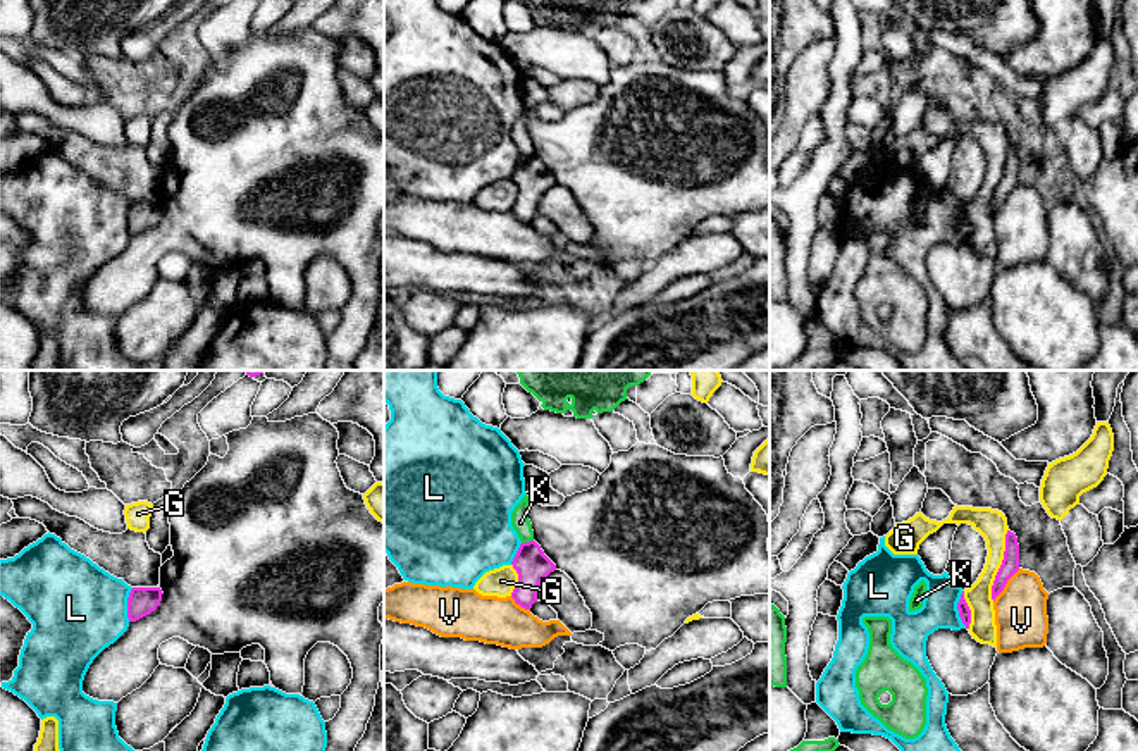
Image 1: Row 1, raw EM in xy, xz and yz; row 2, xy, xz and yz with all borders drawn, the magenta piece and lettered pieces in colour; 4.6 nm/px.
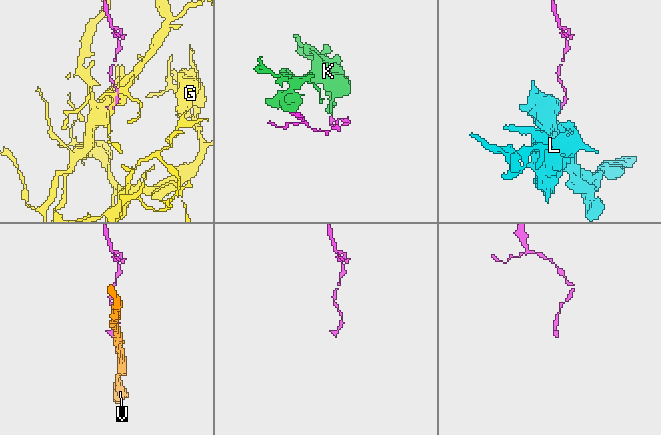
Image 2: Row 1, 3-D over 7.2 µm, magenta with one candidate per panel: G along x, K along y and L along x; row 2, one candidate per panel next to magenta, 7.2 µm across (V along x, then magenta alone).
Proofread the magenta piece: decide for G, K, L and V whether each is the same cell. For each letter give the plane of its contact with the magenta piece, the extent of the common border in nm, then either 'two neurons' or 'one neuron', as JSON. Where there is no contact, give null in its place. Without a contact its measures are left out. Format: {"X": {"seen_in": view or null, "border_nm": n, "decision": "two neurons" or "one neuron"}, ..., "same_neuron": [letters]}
{"G": {"seen_in": "yz", "border_nm": 340, "decision": "two neurons"}, "K": {"seen_in": "xz", "border_nm": 60, "decision": "two neurons"}, "L": {"seen_in": "yz", "border_nm": 180, "decision": "two neurons"}, "V": {"seen_in": "yz", "border_nm": 200, "decision": "two neurons"}, "same_neuron": []}

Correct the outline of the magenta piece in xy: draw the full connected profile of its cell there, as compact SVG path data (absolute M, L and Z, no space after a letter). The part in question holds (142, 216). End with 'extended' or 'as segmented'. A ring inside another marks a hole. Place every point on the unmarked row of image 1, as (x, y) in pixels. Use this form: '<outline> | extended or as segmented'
M133 202L127 212L129 236L136 236L155 226L162 215L162 208L160 202Z | as segmented

